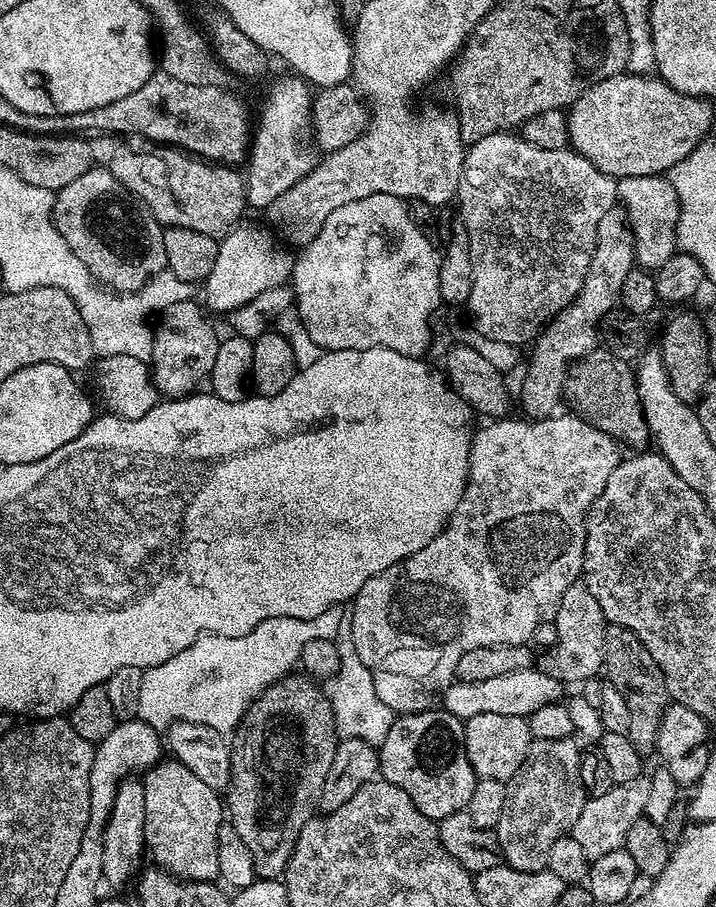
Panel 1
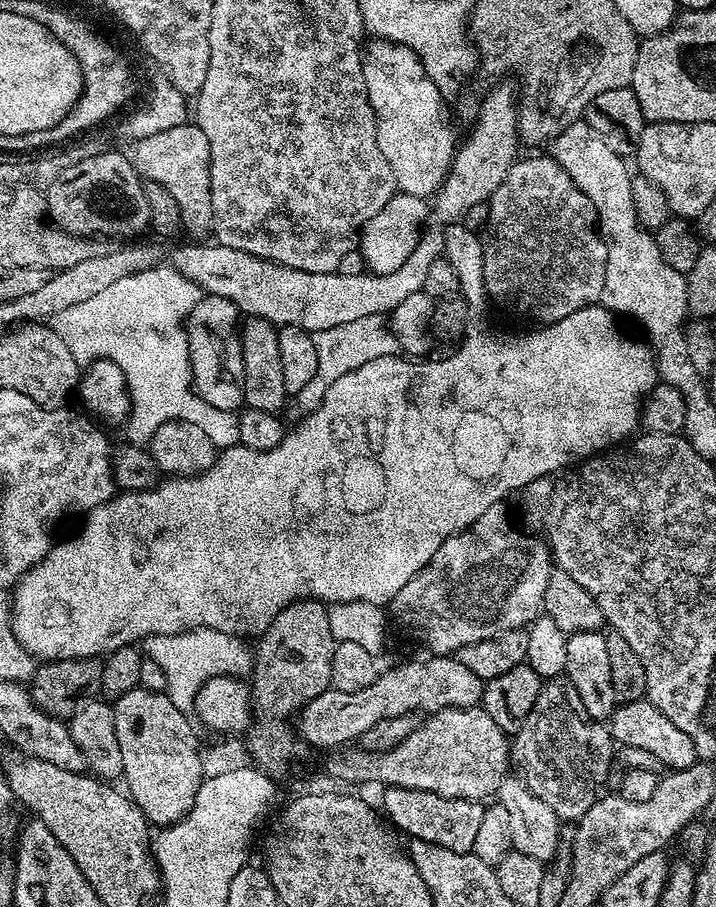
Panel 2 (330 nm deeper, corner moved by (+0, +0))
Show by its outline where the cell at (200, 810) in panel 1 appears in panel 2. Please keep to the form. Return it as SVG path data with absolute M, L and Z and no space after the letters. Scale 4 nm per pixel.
M139 686L115 697L112 713L114 731L118 734L118 747L122 749L122 780L128 783L127 795L140 807L149 825L167 826L181 820L194 806L194 798L198 794L202 779L199 762L201 743L196 742L193 721L187 720L186 712L171 701L167 692L155 692Z

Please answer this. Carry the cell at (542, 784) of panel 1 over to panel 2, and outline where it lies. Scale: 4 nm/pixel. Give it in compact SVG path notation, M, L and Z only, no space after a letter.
M556 678L541 687L534 710L510 744L510 760L520 779L564 822L579 820L598 798L587 756L589 725L578 690L567 679Z

